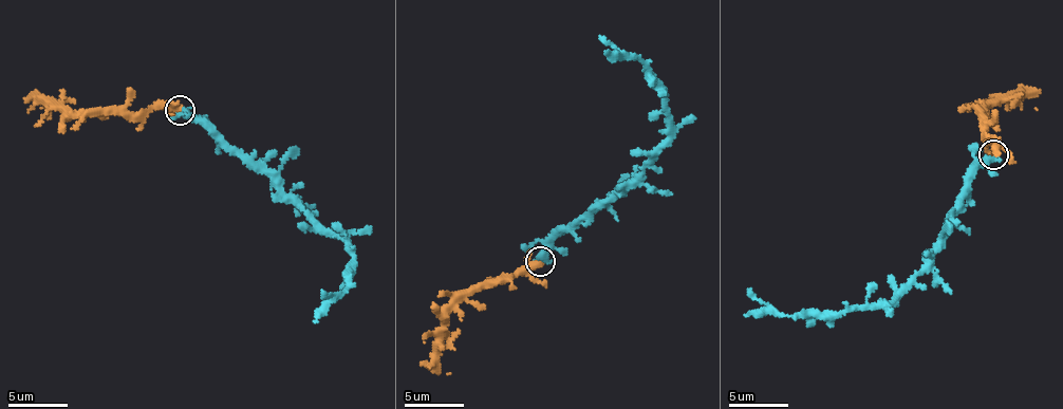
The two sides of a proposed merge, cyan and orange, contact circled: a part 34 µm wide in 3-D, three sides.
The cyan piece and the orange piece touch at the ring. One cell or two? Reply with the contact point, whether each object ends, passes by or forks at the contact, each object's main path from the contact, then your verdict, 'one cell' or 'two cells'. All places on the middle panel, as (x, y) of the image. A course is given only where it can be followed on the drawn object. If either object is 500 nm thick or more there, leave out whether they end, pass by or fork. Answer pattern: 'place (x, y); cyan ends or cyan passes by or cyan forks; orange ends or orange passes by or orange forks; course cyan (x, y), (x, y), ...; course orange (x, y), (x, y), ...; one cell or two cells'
place (540, 261); cyan ends; orange passes by; course cyan (541, 260), (546, 238), (619, 196), (644, 171), (668, 137), (665, 88), (637, 59), (617, 59), (605, 52); course orange (541, 263), (466, 293), (447, 315), (440, 369), (450, 373); one cell

